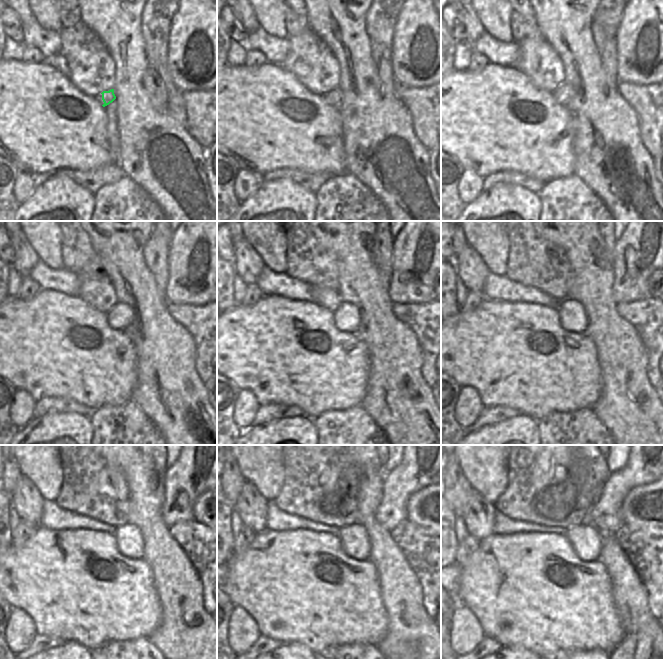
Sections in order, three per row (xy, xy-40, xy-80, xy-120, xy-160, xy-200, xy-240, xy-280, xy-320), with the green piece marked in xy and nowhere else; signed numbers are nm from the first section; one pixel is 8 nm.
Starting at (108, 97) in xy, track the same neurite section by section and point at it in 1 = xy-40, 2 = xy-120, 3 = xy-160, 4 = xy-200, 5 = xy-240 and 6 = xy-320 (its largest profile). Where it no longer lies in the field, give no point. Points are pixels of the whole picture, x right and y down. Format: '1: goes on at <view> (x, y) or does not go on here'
1: goes on at xy-40 (334, 97)
2: goes on at xy-120 (121, 315)
3: goes on at xy-160 (347, 316)
4: goes on at xy-200 (573, 318)
5: goes on at xy-240 (129, 541)
6: goes on at xy-320 (585, 540)

